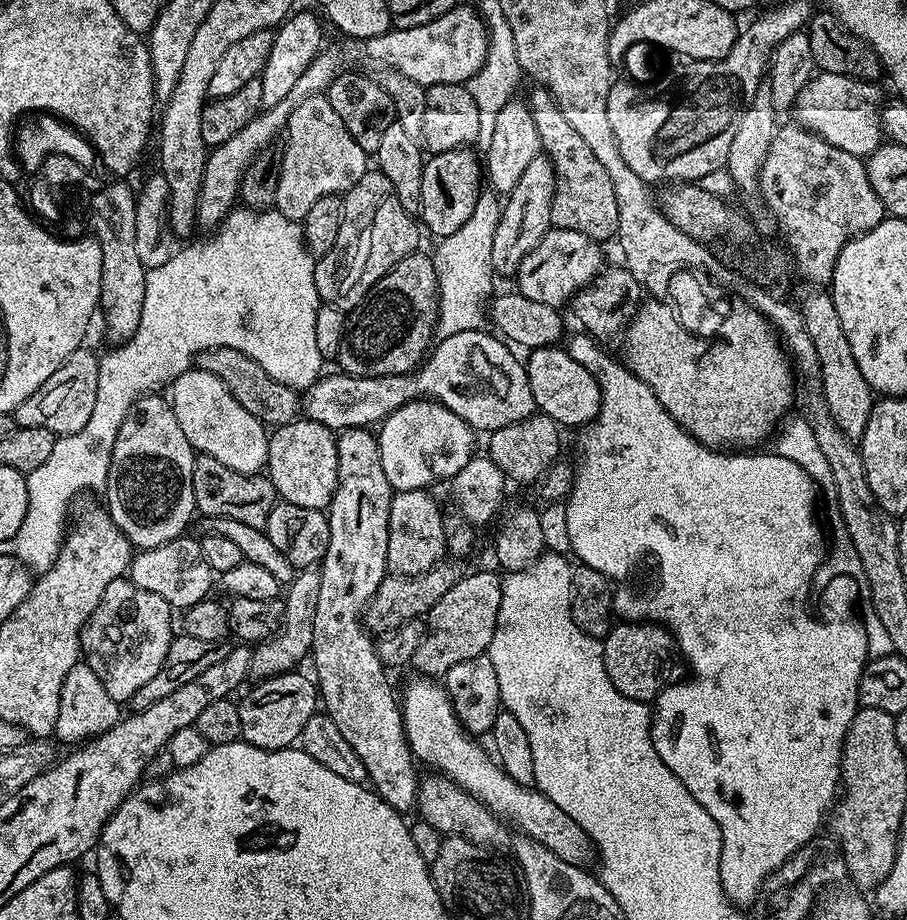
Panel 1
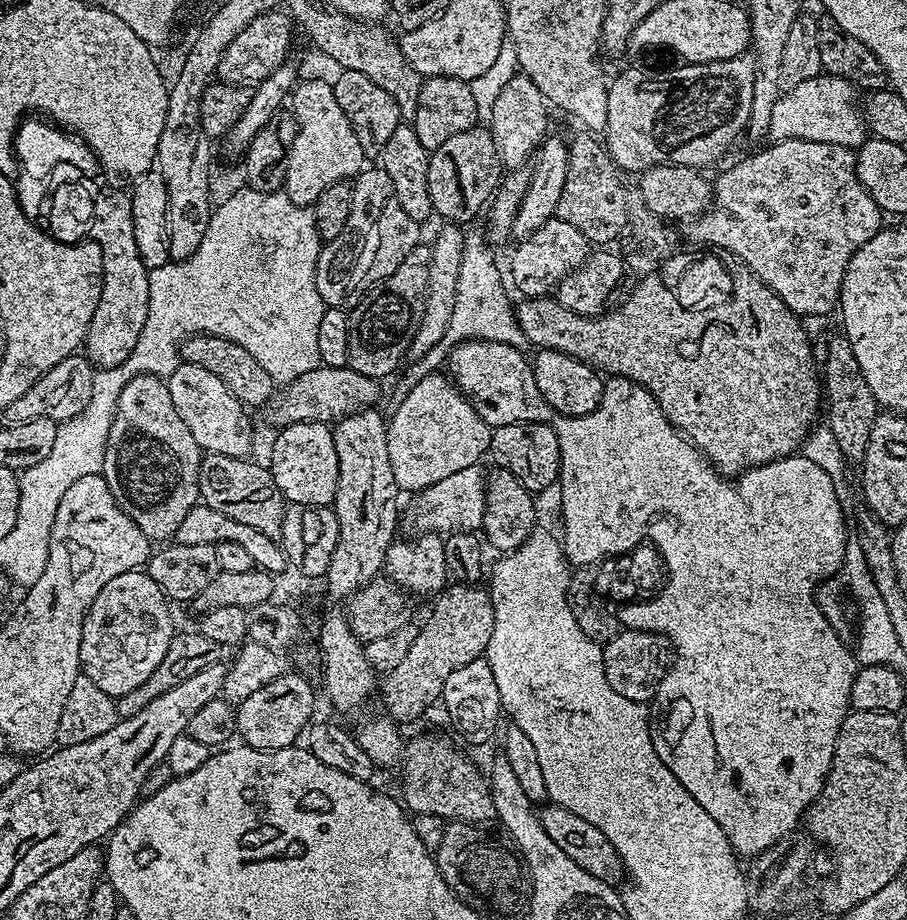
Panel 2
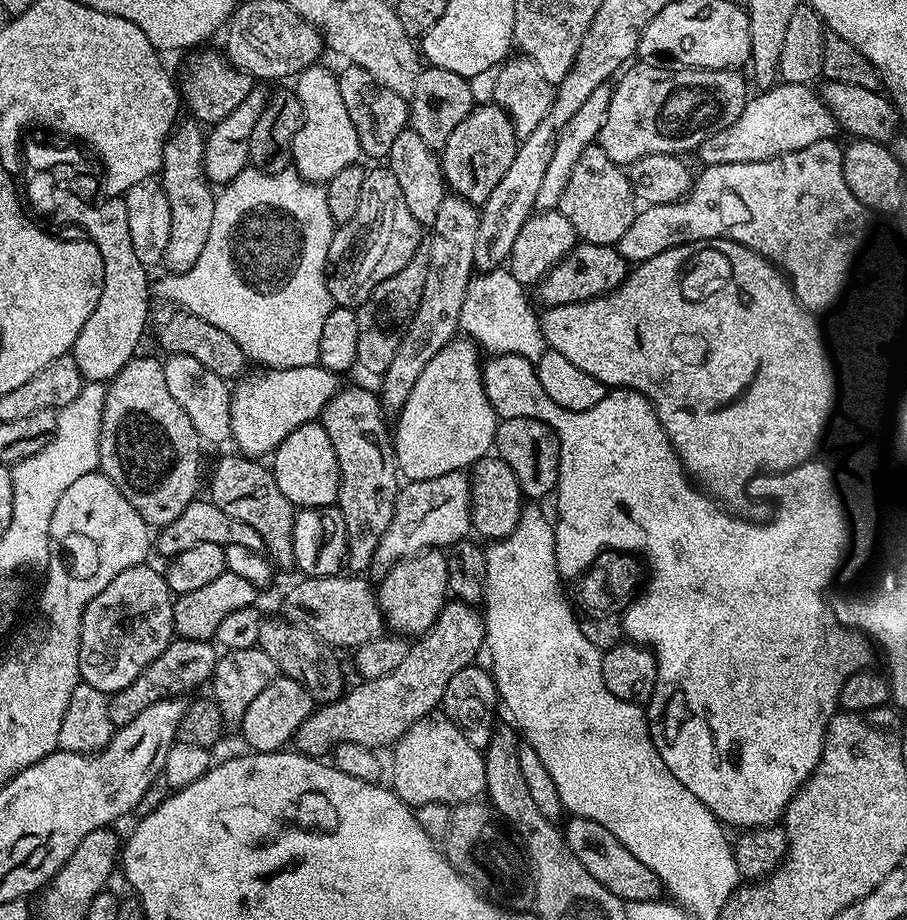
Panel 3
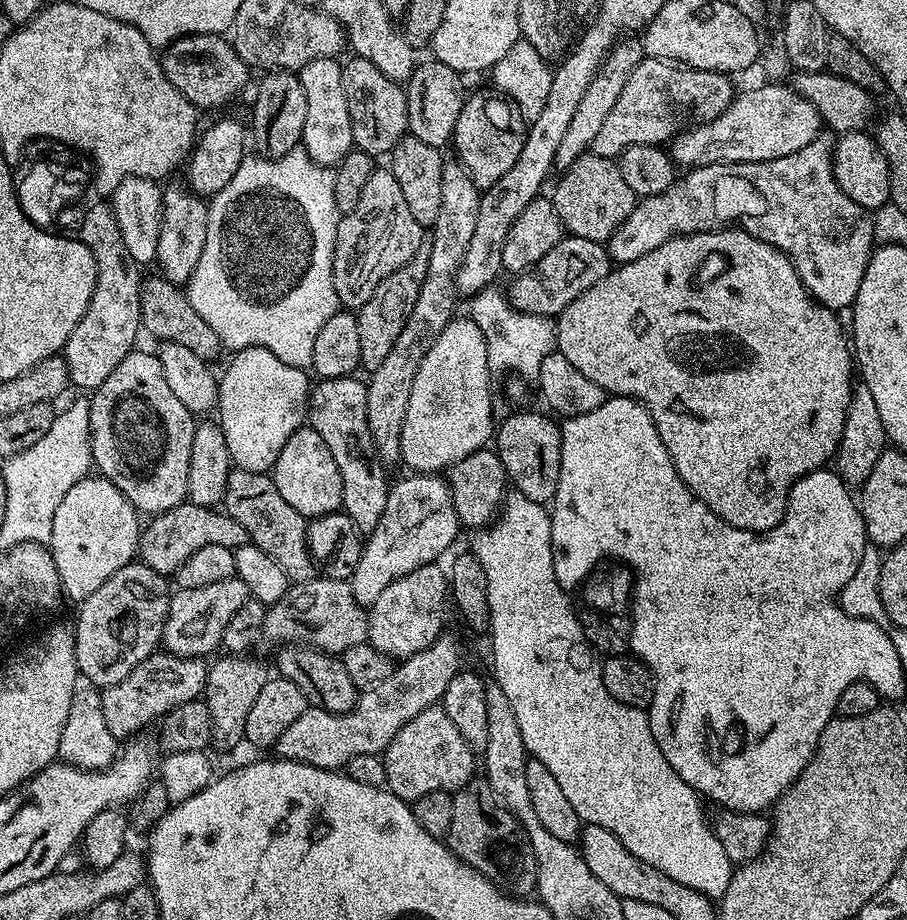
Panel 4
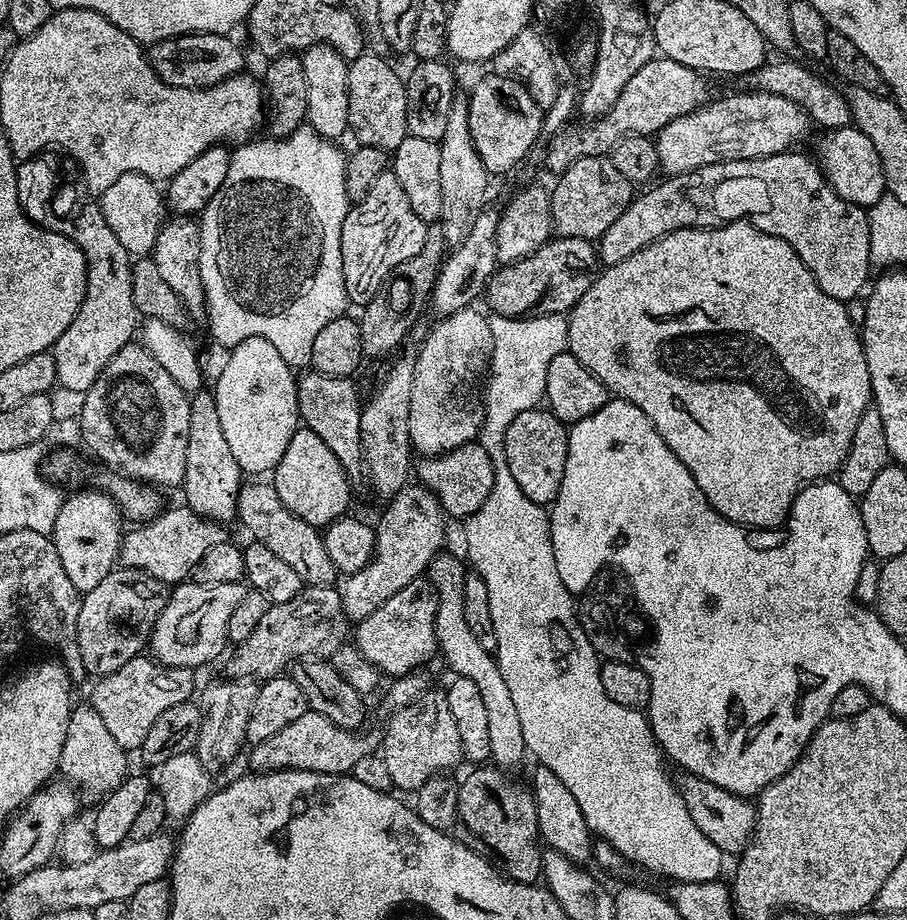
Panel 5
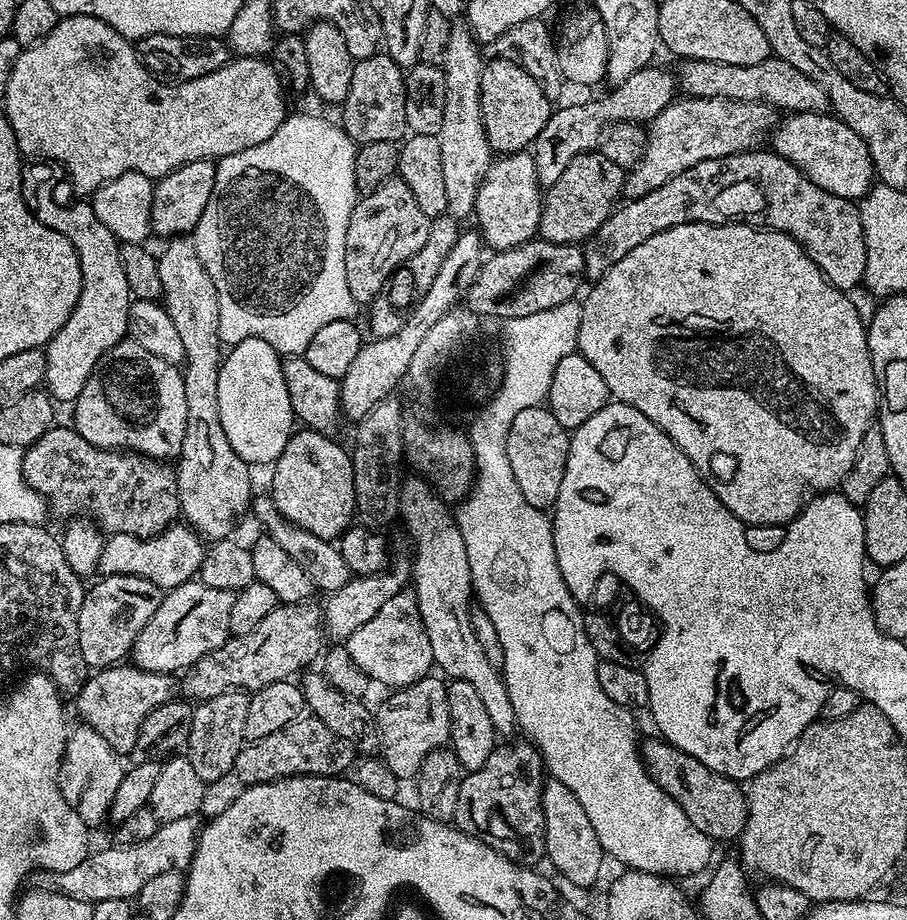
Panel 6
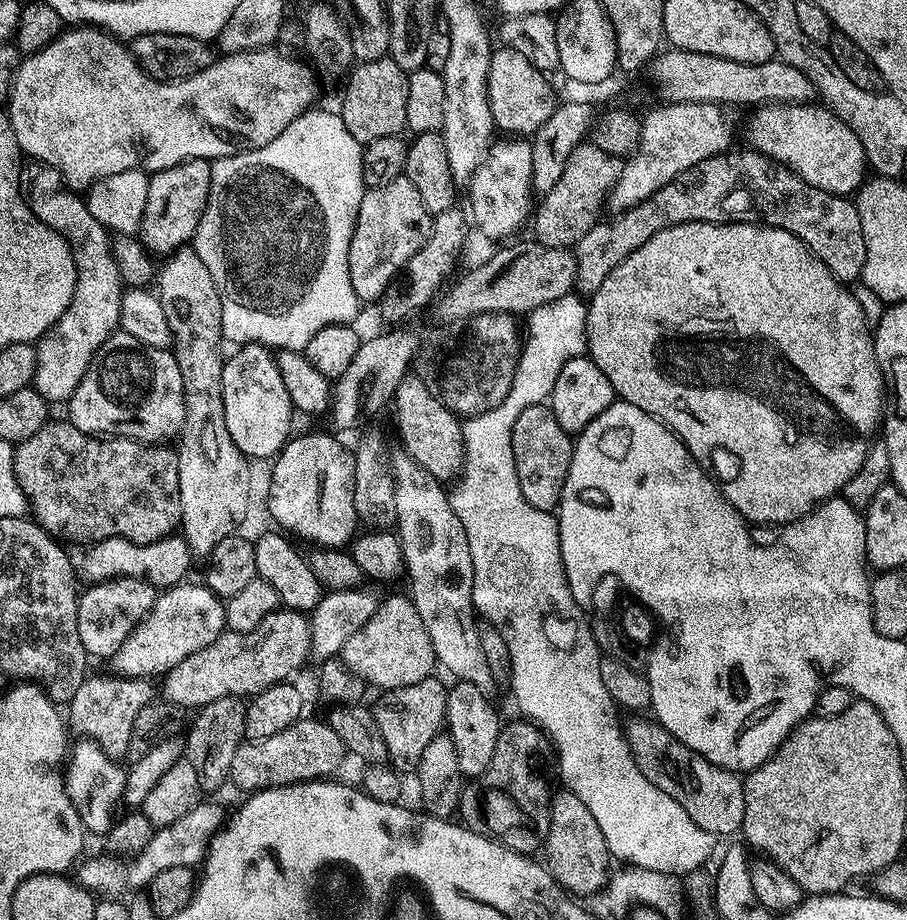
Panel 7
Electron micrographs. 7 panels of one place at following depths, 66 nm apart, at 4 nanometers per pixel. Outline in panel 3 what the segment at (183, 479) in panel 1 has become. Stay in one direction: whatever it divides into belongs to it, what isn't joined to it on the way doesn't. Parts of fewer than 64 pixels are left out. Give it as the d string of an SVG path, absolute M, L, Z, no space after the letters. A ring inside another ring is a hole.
M137 355L107 385L104 394L104 409L100 419L99 471L108 476L110 482L114 482L118 486L118 490L122 490L126 502L130 502L130 506L134 506L134 510L138 510L138 514L142 514L144 521L153 529L165 528L167 524L174 522L174 518L178 518L182 514L182 510L186 510L186 506L190 506L190 502L197 499L196 487L200 484L200 447L202 447L202 441L200 435L194 430L194 422L190 422L190 418L186 418L186 410L182 410L182 406L178 406L178 402L174 402L173 396L170 395L170 389L166 387L164 365L159 359L156 361L152 356Z

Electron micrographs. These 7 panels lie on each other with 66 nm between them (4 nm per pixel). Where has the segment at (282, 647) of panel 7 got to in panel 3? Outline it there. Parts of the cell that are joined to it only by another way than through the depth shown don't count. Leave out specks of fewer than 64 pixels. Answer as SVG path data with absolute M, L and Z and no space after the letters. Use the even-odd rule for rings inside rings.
M341 574L339 576L310 576L301 579L301 584L296 584L284 596L283 619L290 620L294 624L300 624L309 628L318 639L333 649L348 648L354 650L362 646L362 642L370 642L378 638L385 631L384 616L380 613L378 592L364 581L365 577L360 574Z

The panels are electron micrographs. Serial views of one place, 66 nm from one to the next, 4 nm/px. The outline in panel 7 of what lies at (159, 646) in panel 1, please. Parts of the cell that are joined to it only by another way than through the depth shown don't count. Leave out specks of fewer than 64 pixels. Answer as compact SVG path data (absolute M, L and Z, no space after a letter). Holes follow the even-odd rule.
M120 576L116 580L101 580L88 586L79 593L78 606L78 638L82 638L82 646L89 657L104 656L111 658L130 638L142 621L150 614L158 595L158 589L150 582Z

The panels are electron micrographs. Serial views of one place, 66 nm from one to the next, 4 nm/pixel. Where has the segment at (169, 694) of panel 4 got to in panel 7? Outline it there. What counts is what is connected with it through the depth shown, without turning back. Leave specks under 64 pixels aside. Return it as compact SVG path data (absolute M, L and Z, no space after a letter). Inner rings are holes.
M111 674L112 676L89 675L78 686L78 694L66 708L66 724L88 742L95 742L112 760L120 762L128 755L134 718L142 706L153 703L152 688L147 679Z

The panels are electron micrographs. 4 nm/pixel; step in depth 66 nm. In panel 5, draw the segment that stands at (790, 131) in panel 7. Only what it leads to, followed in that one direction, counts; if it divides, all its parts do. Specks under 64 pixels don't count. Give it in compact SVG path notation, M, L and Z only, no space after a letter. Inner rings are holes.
M854 126L834 128L823 133L824 137L816 144L814 159L819 164L828 185L835 190L846 202L857 204L865 210L874 206L886 194L884 187L884 171L878 158L878 150L870 143L870 138L862 134Z

